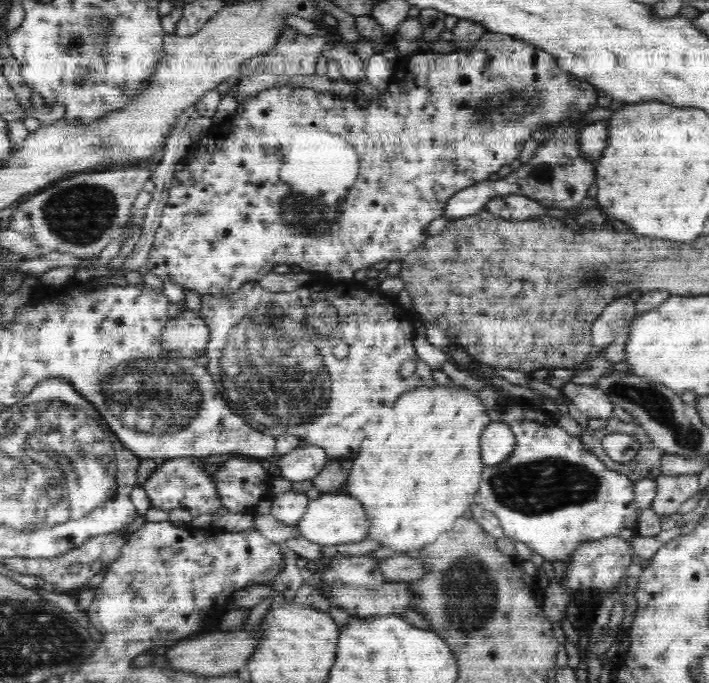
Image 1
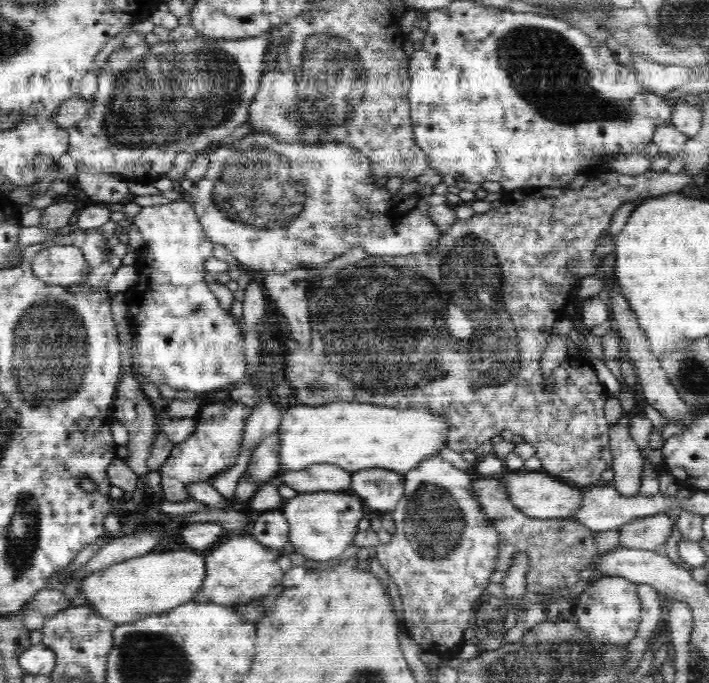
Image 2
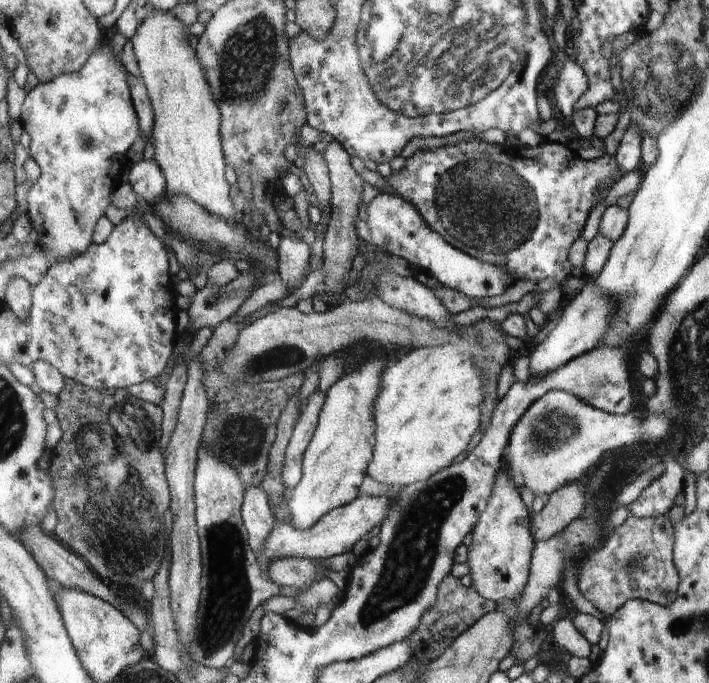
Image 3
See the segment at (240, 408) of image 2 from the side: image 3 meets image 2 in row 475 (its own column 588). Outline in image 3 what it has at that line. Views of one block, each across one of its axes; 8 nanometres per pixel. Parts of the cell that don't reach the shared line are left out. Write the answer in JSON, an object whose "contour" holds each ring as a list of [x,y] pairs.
{"contour":[[[545,140],[542,144],[530,148],[527,146],[517,146],[516,148],[511,148],[502,145],[495,145],[488,142],[481,141],[462,141],[456,143],[455,145],[440,146],[438,148],[418,150],[412,156],[406,159],[405,167],[403,167],[398,172],[392,172],[388,178],[386,177],[386,182],[388,184],[388,194],[392,196],[399,196],[405,199],[411,205],[414,204],[416,208],[421,212],[421,216],[426,221],[426,223],[431,227],[434,232],[440,234],[444,237],[444,240],[450,241],[452,245],[456,248],[470,254],[472,257],[478,258],[489,264],[496,264],[498,268],[504,268],[504,272],[510,272],[514,281],[517,280],[548,280],[548,278],[554,278],[556,282],[564,283],[564,278],[568,278],[571,275],[570,270],[572,268],[571,264],[562,264],[562,260],[570,259],[570,250],[574,246],[574,242],[580,236],[582,228],[584,228],[584,222],[588,220],[590,212],[594,206],[598,206],[602,200],[607,198],[609,188],[608,180],[620,180],[624,175],[624,171],[619,167],[618,161],[612,155],[604,154],[603,156],[589,160],[582,160],[582,158],[574,158],[574,151],[570,150],[566,144],[555,143],[554,141]]]}

